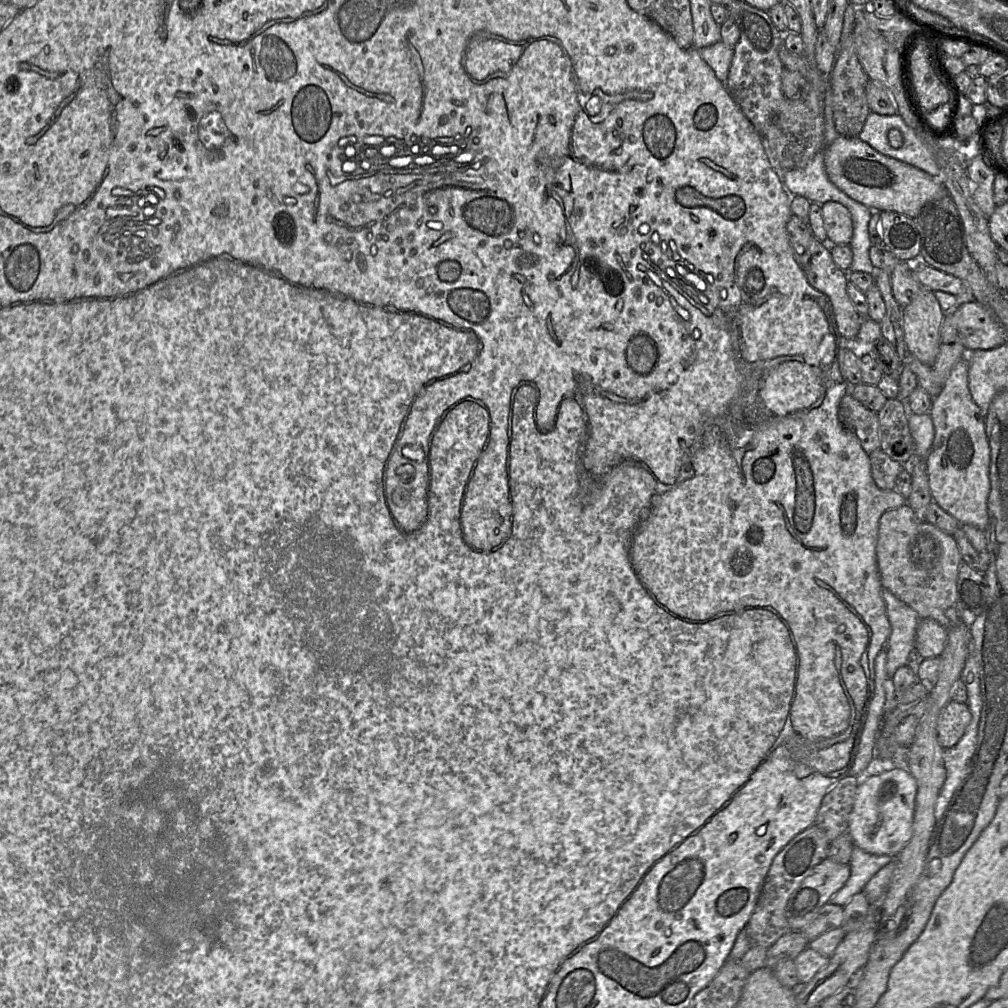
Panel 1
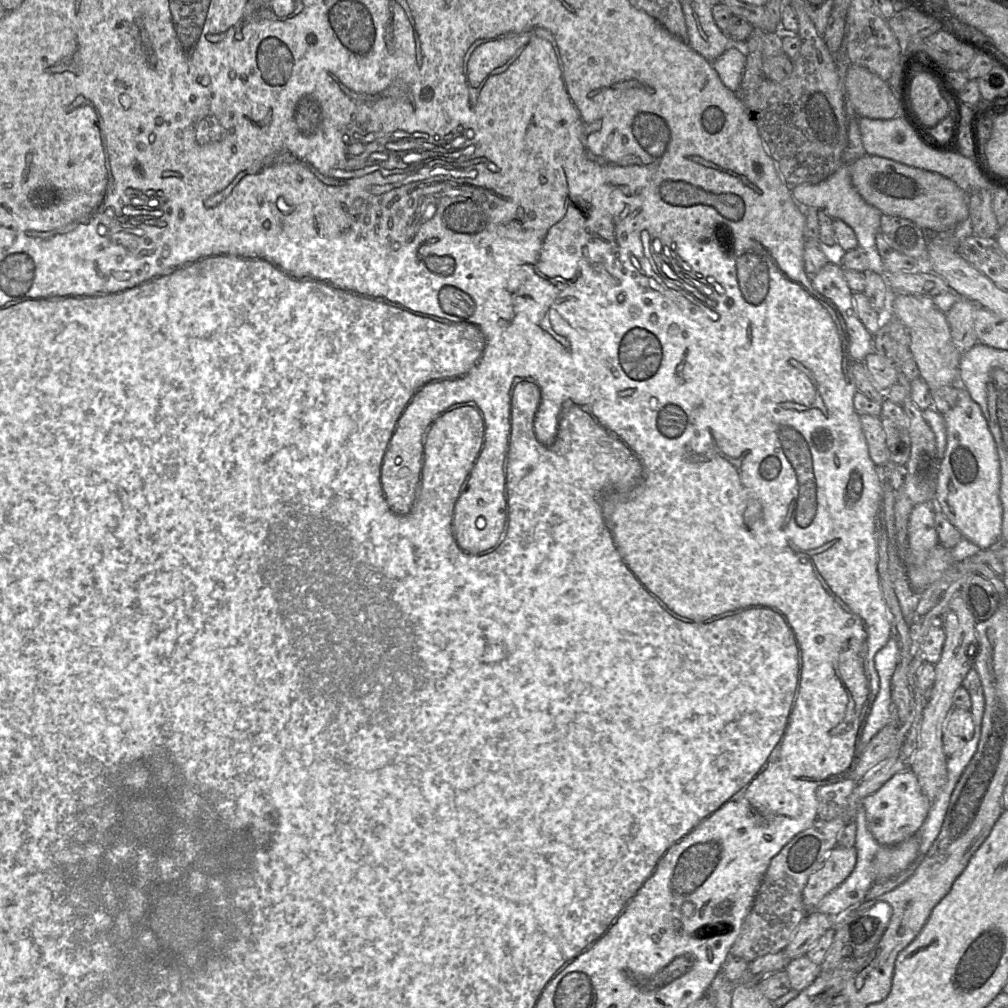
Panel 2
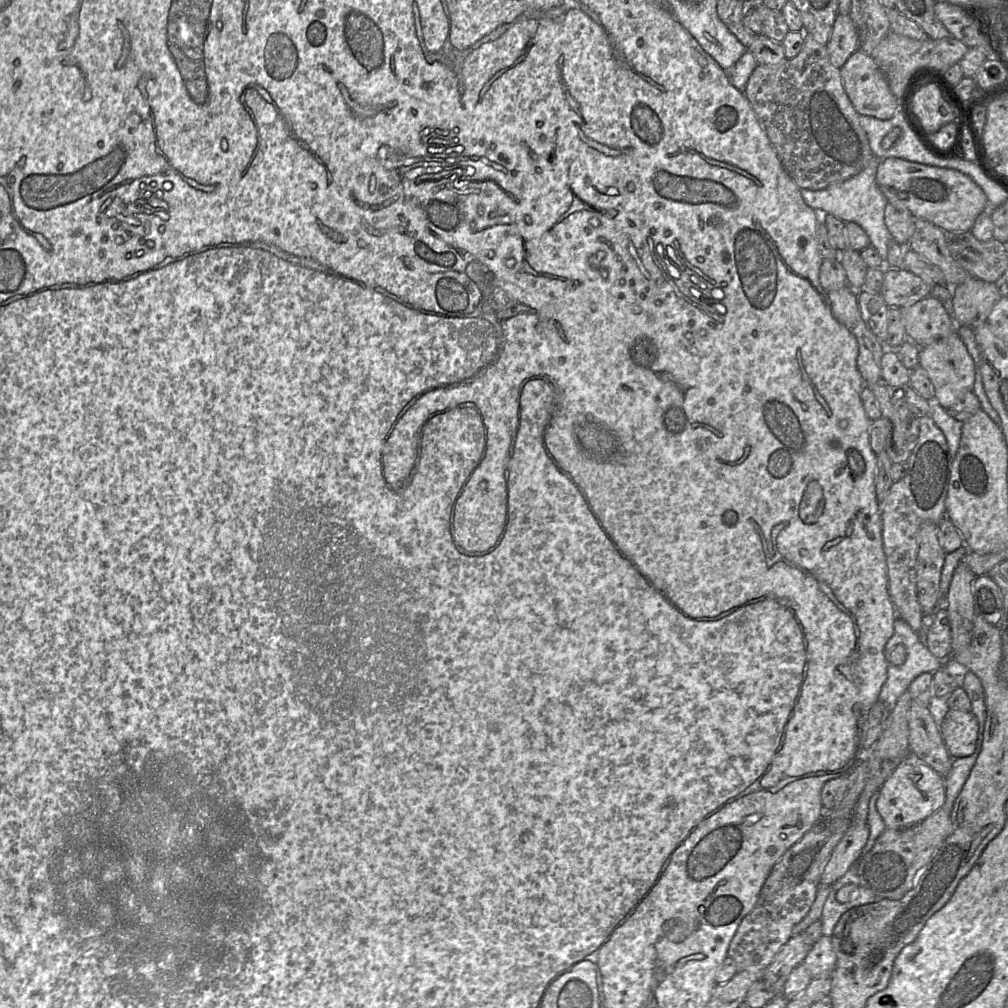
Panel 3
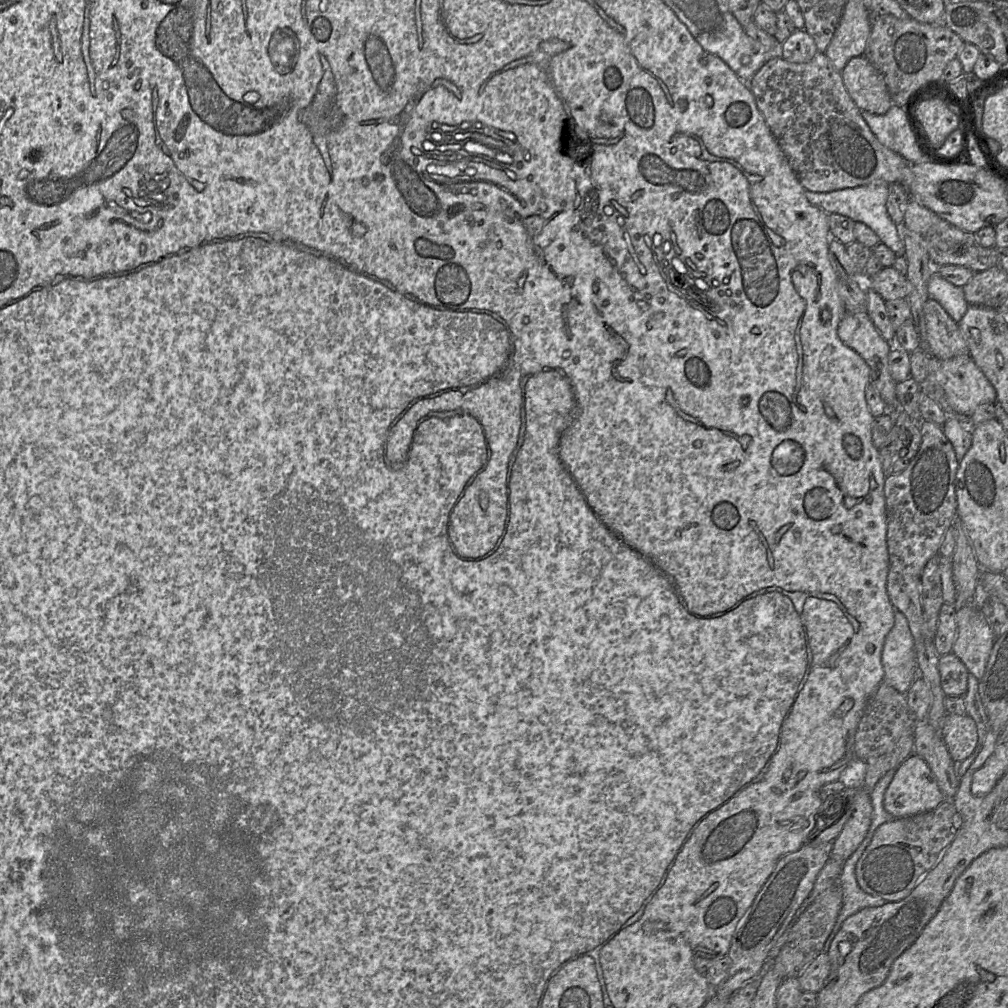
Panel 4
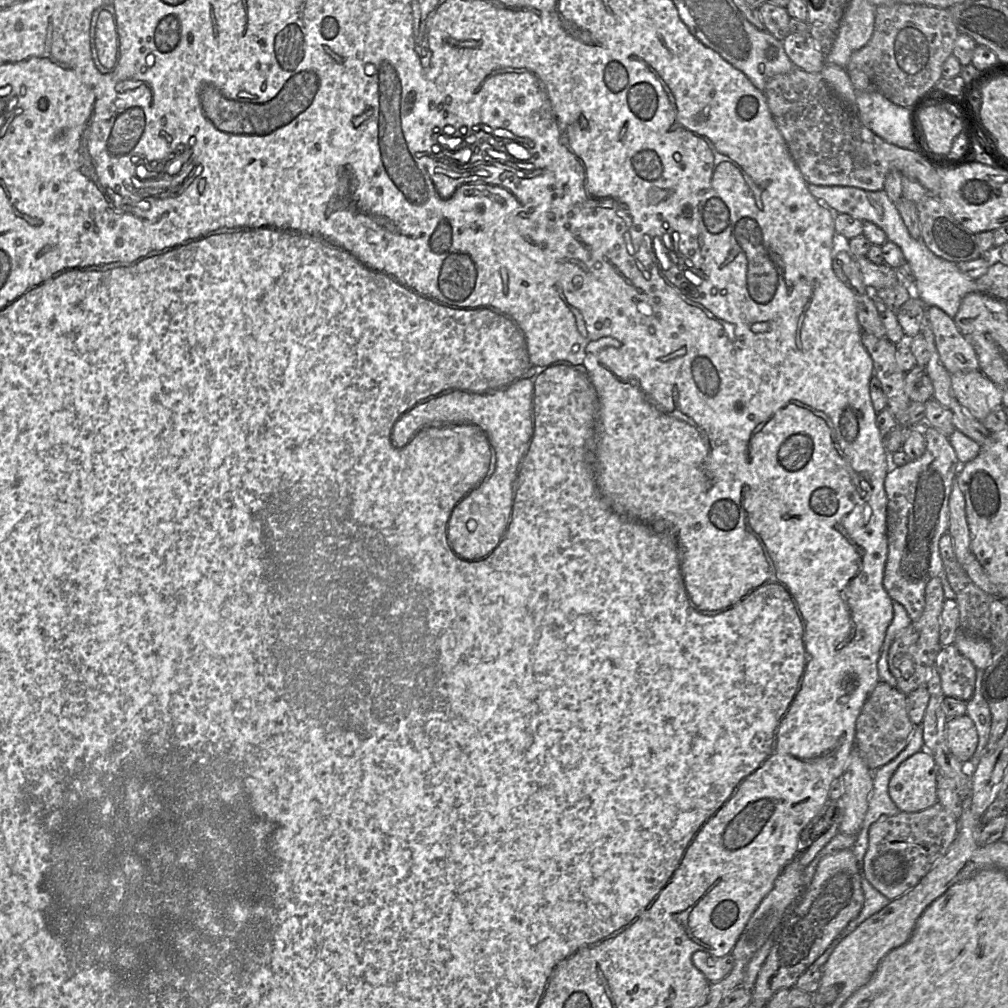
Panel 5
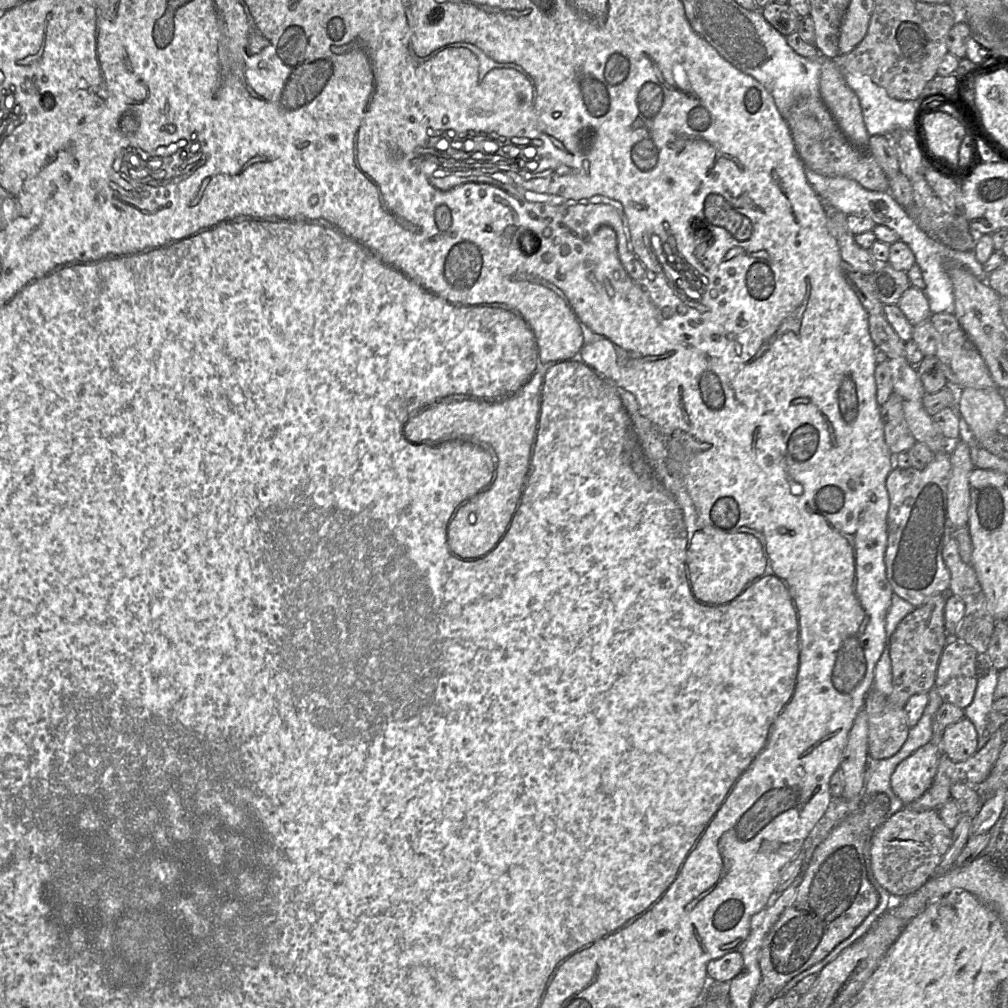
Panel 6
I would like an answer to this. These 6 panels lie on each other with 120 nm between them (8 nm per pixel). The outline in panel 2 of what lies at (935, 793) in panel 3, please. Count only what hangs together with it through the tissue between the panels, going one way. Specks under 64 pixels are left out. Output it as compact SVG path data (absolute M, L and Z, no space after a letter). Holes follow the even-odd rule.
M911 769L894 774L879 790L862 800L867 826L881 845L896 845L917 835L930 811L932 802L923 794Z

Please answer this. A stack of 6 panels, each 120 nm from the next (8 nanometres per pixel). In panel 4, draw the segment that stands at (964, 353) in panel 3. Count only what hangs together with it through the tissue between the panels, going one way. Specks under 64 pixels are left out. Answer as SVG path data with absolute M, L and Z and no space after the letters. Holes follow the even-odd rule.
M969 354L942 360L940 369L949 405L961 418L969 418L980 404L997 402L995 388Z

